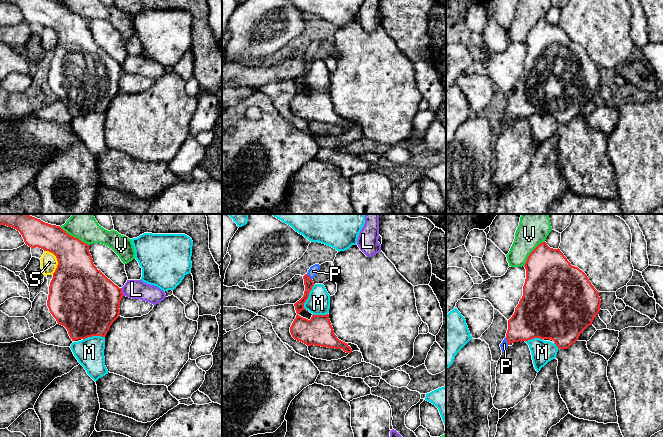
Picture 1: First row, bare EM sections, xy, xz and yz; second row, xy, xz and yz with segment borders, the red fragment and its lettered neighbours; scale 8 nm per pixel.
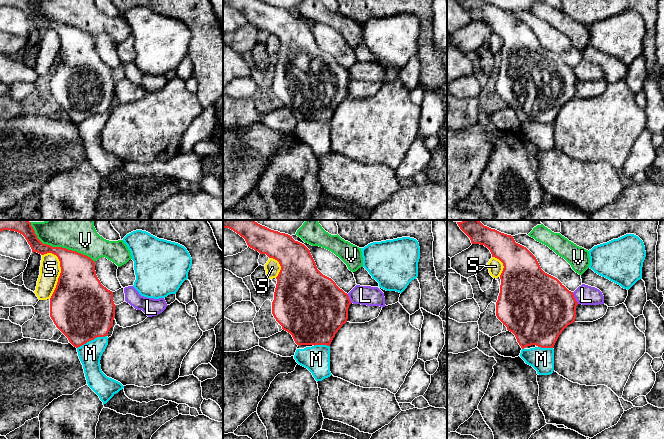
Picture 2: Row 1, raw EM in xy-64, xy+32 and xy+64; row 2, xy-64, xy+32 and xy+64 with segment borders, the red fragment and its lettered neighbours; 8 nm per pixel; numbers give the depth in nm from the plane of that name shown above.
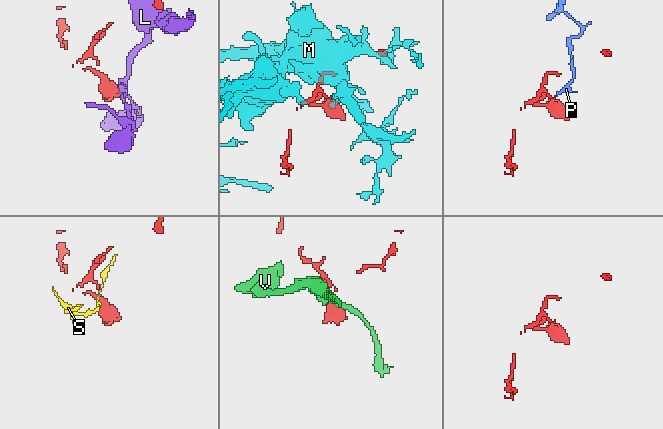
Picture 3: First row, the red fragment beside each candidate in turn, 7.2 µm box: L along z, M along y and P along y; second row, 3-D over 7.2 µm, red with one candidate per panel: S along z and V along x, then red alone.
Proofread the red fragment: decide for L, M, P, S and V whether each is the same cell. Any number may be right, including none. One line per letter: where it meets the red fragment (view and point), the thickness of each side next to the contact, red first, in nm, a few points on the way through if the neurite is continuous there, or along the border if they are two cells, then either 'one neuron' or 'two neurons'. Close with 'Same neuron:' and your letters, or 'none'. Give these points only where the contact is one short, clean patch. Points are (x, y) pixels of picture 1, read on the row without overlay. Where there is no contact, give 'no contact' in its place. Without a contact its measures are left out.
L: contact xy (121, 68); calibres 440 and 160 nm; border xy (121, 64), (121, 68), (124, 71); two neurons
M: contact xz (307, 74); calibres 190 and 190 nm; two neurons
P: contact yz (507, 117); calibres 300 and 60 nm; way yz (530, 96), (507, 117), (504, 120); one neuron
S: contact xy (57, 36); calibres 400 and 130 nm; border xy (44, 26), (50, 27), (56, 34), (57, 43), (52, 50); two neurons
V: contact xy (74, 13); calibres 300 and 160 nm; two neurons
Same neuron: P

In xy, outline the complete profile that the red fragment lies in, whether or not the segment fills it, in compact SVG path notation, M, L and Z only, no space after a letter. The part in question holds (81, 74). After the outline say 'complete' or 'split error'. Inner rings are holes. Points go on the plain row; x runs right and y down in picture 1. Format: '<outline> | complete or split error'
M0 0L20 8L31 24L53 29L58 37L49 62L47 82L57 99L64 102L72 117L92 112L105 113L119 93L122 64L108 55L93 39L89 21L69 11L60 2L51 0Z | complete

